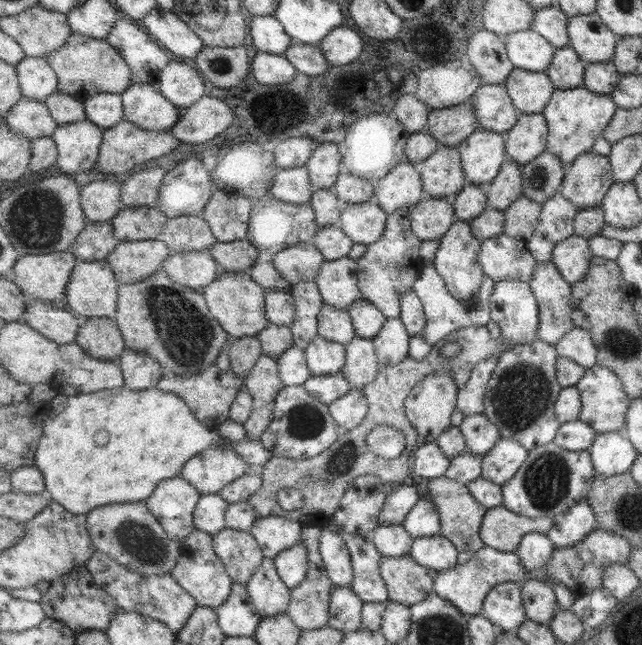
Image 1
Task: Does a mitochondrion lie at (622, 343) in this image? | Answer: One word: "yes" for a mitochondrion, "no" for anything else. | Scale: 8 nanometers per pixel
yes

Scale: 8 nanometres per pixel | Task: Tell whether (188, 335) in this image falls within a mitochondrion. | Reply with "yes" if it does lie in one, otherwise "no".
yes

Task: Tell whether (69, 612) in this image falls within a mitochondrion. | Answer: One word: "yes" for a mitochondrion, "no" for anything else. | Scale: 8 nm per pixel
no

